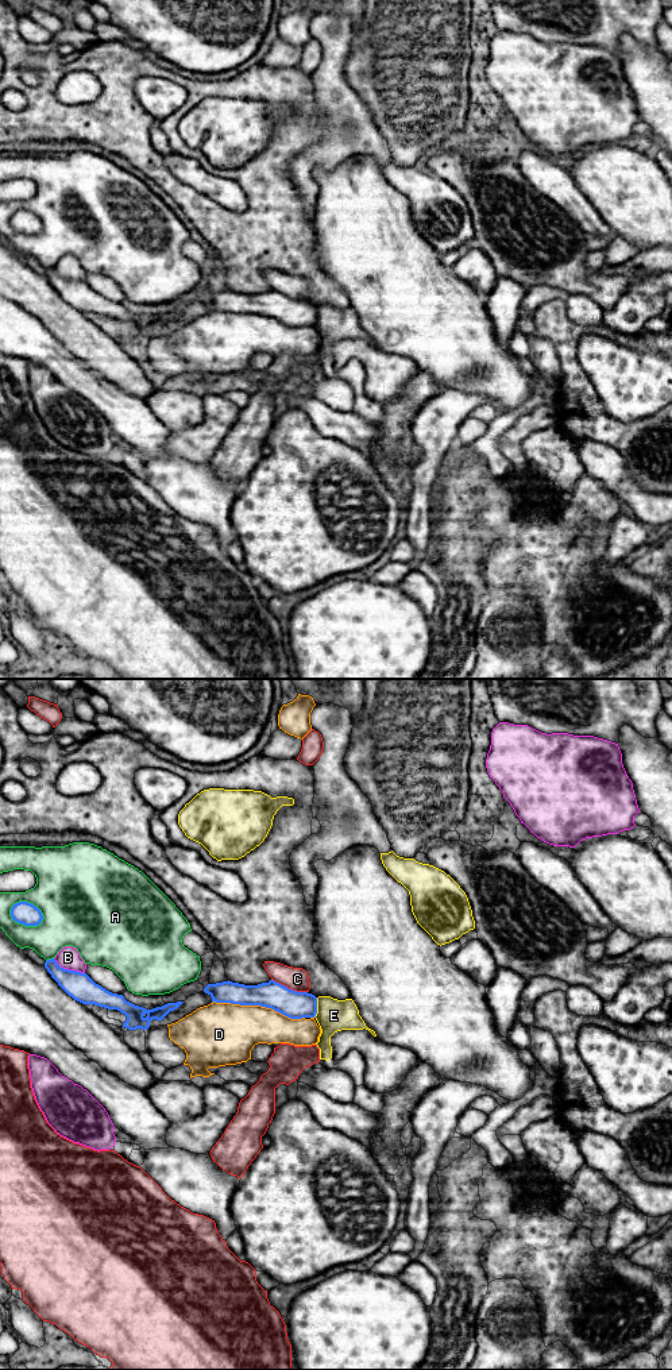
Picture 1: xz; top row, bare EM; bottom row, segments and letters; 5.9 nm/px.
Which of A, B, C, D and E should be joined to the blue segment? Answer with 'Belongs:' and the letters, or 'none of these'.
Belongs: none of these

